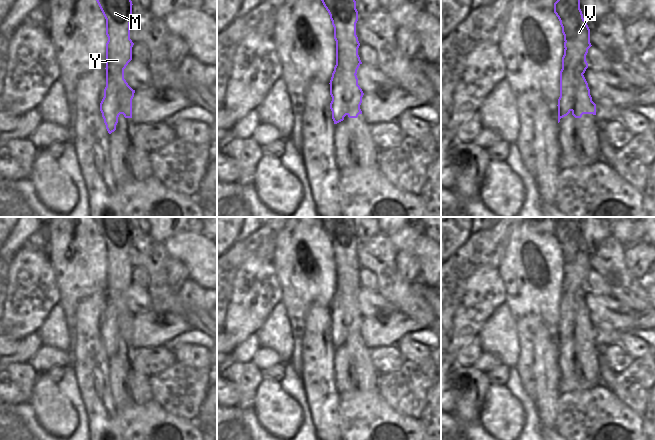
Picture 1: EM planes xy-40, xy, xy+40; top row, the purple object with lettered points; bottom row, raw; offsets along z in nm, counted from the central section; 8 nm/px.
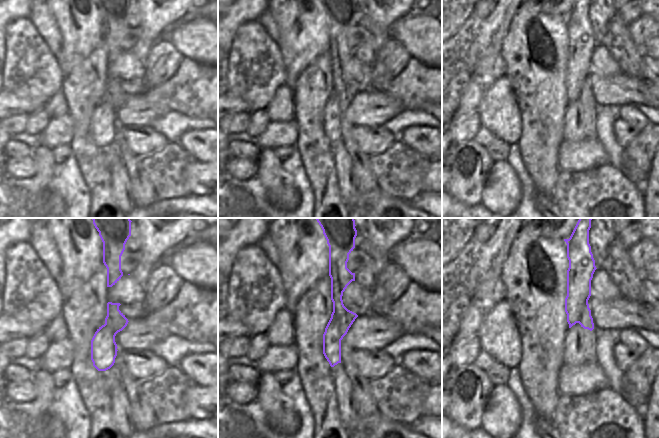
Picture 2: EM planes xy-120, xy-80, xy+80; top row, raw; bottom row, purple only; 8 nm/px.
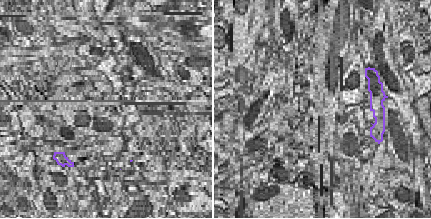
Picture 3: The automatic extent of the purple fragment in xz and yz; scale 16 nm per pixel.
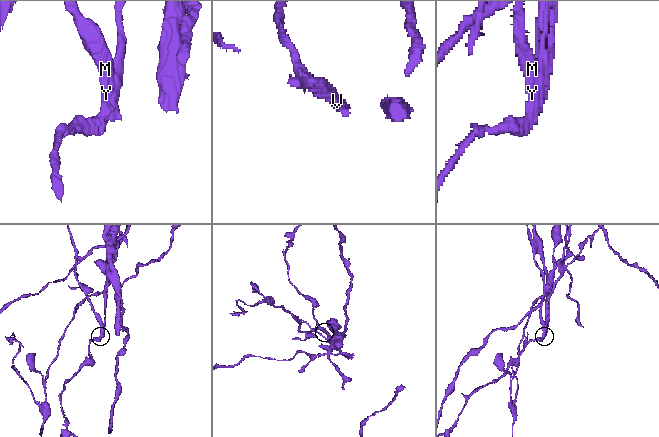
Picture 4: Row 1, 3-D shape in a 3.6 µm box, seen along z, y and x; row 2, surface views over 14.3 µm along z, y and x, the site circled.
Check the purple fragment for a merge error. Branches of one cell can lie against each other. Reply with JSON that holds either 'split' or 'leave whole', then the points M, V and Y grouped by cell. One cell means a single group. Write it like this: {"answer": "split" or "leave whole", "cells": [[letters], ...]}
{"answer": "split", "cells": [["M", "Y"], ["V"]]}

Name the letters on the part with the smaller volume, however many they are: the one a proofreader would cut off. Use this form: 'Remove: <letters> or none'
Remove: V

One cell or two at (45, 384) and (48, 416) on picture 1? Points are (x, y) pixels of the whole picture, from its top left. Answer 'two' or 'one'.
one

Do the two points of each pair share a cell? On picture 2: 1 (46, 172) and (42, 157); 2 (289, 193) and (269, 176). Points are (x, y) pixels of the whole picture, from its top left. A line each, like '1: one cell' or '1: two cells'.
1: one cell
2: one cell

